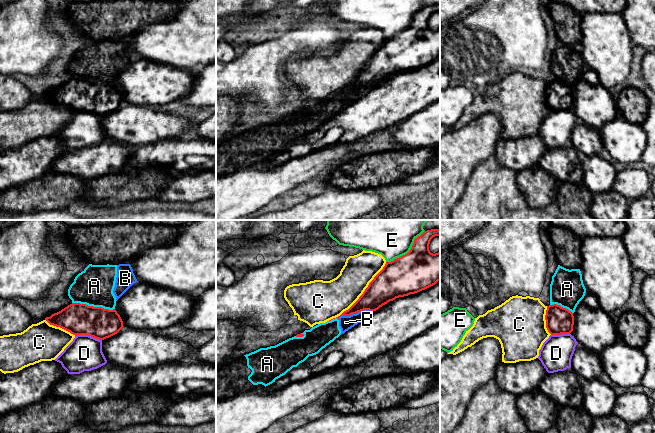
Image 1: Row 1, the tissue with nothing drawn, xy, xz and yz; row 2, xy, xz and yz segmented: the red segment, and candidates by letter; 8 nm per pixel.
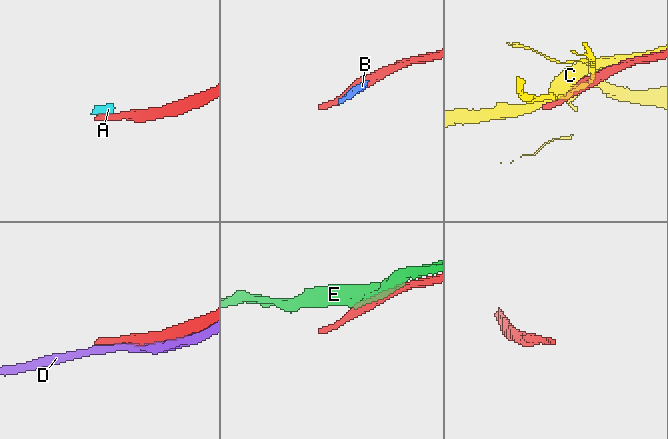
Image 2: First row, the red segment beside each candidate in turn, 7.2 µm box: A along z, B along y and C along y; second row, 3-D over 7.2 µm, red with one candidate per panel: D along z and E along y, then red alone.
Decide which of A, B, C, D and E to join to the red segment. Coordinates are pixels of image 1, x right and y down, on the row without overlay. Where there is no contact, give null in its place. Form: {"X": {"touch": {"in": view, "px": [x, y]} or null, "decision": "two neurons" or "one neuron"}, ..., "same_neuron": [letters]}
{"A": {"touch": {"in": "xy", "px": [92, 82]}, "decision": "two neurons"}, "B": {"touch": {"in": "xz", "px": [354, 89]}, "decision": "two neurons"}, "C": {"touch": {"in": "xz", "px": [361, 71]}, "decision": "two neurons"}, "D": {"touch": {"in": "xy", "px": [88, 110]}, "decision": "two neurons"}, "E": {"touch": {"in": "xz", "px": [408, 28]}, "decision": "two neurons"}, "same_neuron": []}

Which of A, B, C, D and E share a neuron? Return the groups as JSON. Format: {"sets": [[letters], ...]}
{"sets": [["A", "B"], ["C"], ["D"], ["E"]]}

